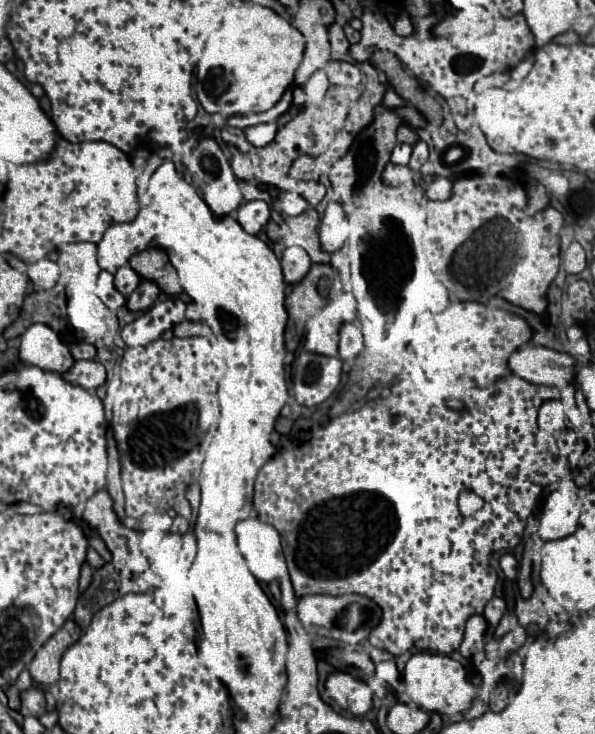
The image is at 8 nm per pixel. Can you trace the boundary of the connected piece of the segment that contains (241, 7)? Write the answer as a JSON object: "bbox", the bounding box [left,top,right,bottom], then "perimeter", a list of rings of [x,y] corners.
{"bbox":[197,1,305,113],"perimeter":[[[253,1],[231,3],[225,9],[223,27],[211,33],[211,37],[205,43],[203,57],[197,65],[197,83],[199,83],[197,99],[207,113],[219,113],[219,97],[225,99],[231,111],[235,113],[263,113],[271,109],[283,97],[283,93],[291,87],[295,79],[295,71],[303,59],[303,51],[305,51],[305,37],[297,27],[291,25],[289,17],[285,17],[283,13],[277,13],[273,7],[259,5]]]}

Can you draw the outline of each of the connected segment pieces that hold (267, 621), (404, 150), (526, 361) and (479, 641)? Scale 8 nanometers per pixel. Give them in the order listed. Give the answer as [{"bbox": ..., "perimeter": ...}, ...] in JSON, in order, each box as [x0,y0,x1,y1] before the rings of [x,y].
[{"bbox":[97,161,289,717],"perimeter":[[[165,161],[151,175],[145,195],[139,199],[139,213],[131,223],[119,223],[105,231],[101,243],[97,245],[97,263],[101,269],[115,273],[121,265],[129,261],[131,255],[145,251],[149,247],[163,247],[179,273],[181,291],[178,296],[189,293],[189,297],[201,305],[203,321],[211,327],[215,337],[225,337],[225,363],[227,371],[219,383],[219,405],[221,417],[217,435],[207,449],[207,457],[201,467],[201,507],[195,523],[197,535],[197,557],[193,561],[191,585],[195,585],[195,601],[201,619],[201,639],[199,653],[203,663],[225,683],[233,701],[245,711],[259,717],[271,717],[283,697],[287,683],[285,675],[285,653],[287,653],[287,633],[285,625],[265,595],[257,579],[247,569],[245,559],[237,551],[233,527],[237,521],[247,519],[253,511],[253,481],[257,471],[275,455],[275,447],[269,443],[275,419],[281,407],[289,399],[283,357],[285,357],[285,281],[281,275],[281,263],[275,253],[259,237],[249,235],[243,227],[229,215],[215,219],[205,201],[199,197],[195,187],[179,179],[175,165]]]},{"bbox":[391,143,411,165],"perimeter":[[[397,143],[395,149],[393,149],[393,153],[391,153],[391,161],[397,163],[397,165],[407,165],[409,157],[411,157],[411,145]]]},{"bbox":[509,345,575,387],"perimeter":[[[525,345],[513,351],[509,357],[511,373],[539,385],[563,387],[573,379],[573,367],[575,361],[569,359],[569,355],[535,345]]]},{"bbox":[459,615,487,659],"perimeter":[[[473,615],[469,617],[467,625],[465,625],[465,637],[461,643],[459,653],[465,659],[483,659],[483,645],[485,645],[485,629],[487,629],[487,621],[483,615]]]}]

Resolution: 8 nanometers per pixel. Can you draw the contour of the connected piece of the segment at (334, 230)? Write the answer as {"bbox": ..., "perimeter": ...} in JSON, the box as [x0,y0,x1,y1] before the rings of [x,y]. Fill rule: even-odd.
{"bbox":[319,203,349,253],"perimeter":[[[331,203],[321,219],[319,227],[319,239],[321,239],[321,249],[327,253],[335,253],[343,247],[343,243],[349,237],[349,229],[345,223],[345,213],[339,205]]]}

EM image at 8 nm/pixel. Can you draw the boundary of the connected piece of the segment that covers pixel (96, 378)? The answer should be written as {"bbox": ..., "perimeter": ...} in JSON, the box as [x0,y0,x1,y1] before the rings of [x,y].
{"bbox":[63,361,107,391],"perimeter":[[[75,361],[71,371],[67,371],[63,375],[63,379],[71,381],[87,391],[93,391],[105,383],[107,373],[99,361]]]}

